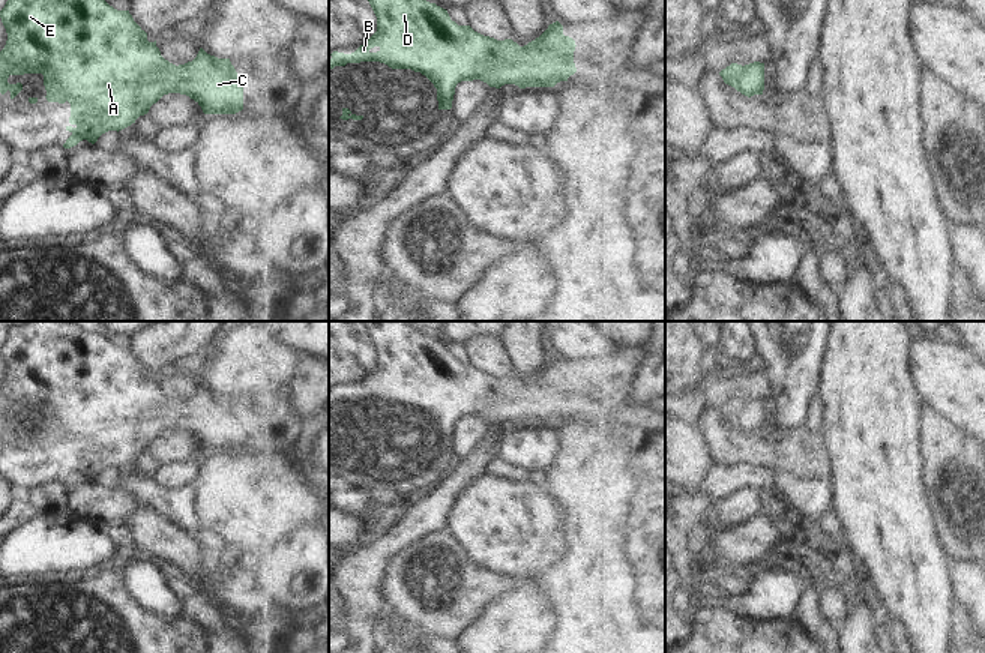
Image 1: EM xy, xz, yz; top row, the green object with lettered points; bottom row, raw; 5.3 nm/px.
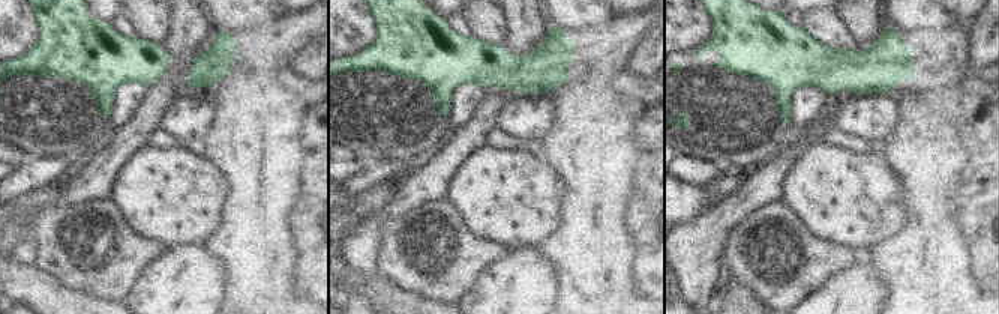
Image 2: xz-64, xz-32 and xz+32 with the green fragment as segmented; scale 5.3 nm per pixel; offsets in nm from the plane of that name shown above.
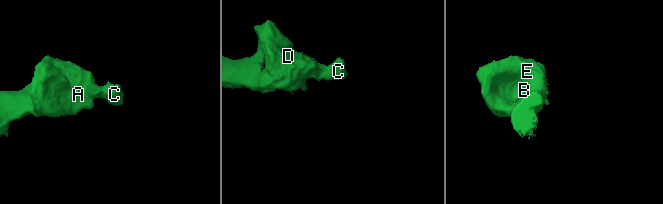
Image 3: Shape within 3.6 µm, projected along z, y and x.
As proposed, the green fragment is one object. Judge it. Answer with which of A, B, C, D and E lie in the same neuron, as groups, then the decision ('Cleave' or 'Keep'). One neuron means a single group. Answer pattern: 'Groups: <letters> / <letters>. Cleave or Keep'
Groups: A B C D E. Keep.

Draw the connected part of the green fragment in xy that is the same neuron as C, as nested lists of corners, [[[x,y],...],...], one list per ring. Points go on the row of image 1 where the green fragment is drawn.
[[[8,0],[0,18],[8,33],[6,45],[0,51],[0,93],[9,90],[14,99],[23,90],[21,83],[8,83],[11,75],[42,74],[47,101],[71,104],[71,125],[66,131],[72,135],[63,144],[65,149],[83,140],[95,144],[102,134],[131,126],[168,93],[189,96],[204,114],[236,114],[243,110],[245,81],[230,59],[218,59],[200,48],[192,62],[176,66],[161,56],[156,41],[147,41],[147,33],[134,21],[129,11],[117,11],[105,0]]]

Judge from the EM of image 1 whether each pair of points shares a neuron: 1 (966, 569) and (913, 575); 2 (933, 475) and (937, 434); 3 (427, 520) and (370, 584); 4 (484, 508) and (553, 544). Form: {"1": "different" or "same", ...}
{"1": "different", "2": "same", "3": "same", "4": "same"}

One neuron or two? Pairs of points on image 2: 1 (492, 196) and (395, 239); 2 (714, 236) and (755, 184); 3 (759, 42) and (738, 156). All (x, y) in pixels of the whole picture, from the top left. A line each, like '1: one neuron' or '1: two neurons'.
1: two neurons
2: one neuron
3: one neuron

